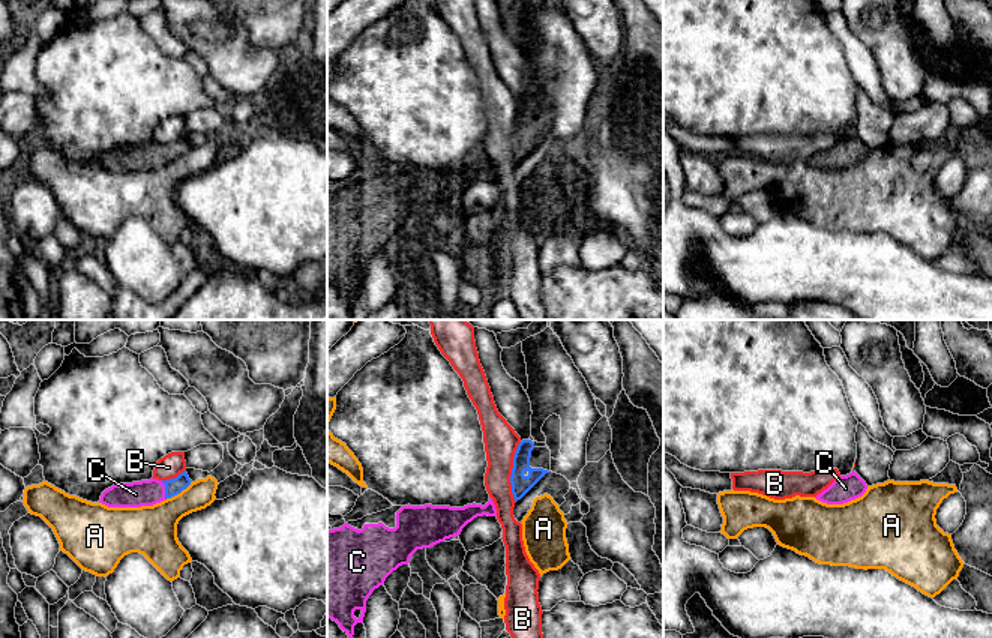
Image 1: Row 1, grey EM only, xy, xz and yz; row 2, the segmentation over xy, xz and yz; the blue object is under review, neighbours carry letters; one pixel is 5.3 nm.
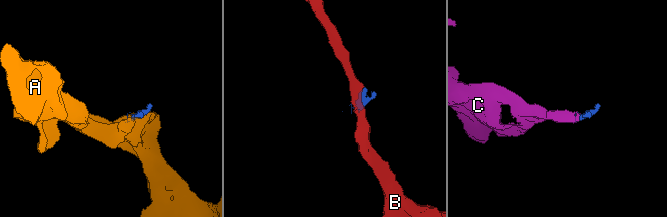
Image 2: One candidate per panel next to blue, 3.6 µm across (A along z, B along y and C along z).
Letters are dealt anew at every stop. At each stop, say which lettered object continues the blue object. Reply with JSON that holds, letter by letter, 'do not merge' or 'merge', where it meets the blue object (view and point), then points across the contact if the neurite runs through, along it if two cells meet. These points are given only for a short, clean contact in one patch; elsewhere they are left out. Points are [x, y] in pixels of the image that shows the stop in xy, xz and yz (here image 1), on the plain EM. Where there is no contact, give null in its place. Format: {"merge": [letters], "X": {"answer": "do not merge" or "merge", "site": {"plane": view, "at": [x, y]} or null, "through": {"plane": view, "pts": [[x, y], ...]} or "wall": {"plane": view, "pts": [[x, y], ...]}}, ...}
{"merge": ["C"], "A": {"answer": "do not merge", "site": {"plane": "xy", "at": [179, 156]}, "wall": {"plane": "xy", "pts": [[191, 144], [185, 152], [165, 164]]}}, "B": {"answer": "do not merge", "site": {"plane": "xz", "at": [512, 135]}, "wall": {"plane": "xz", "pts": [[521, 105], [514, 120], [511, 140], [511, 156], [515, 165]]}}, "C": {"answer": "merge", "site": {"plane": "xy", "at": [165, 153]}, "through": {"plane": "xy", "pts": [[173, 150], [165, 153], [146, 156]]}}}

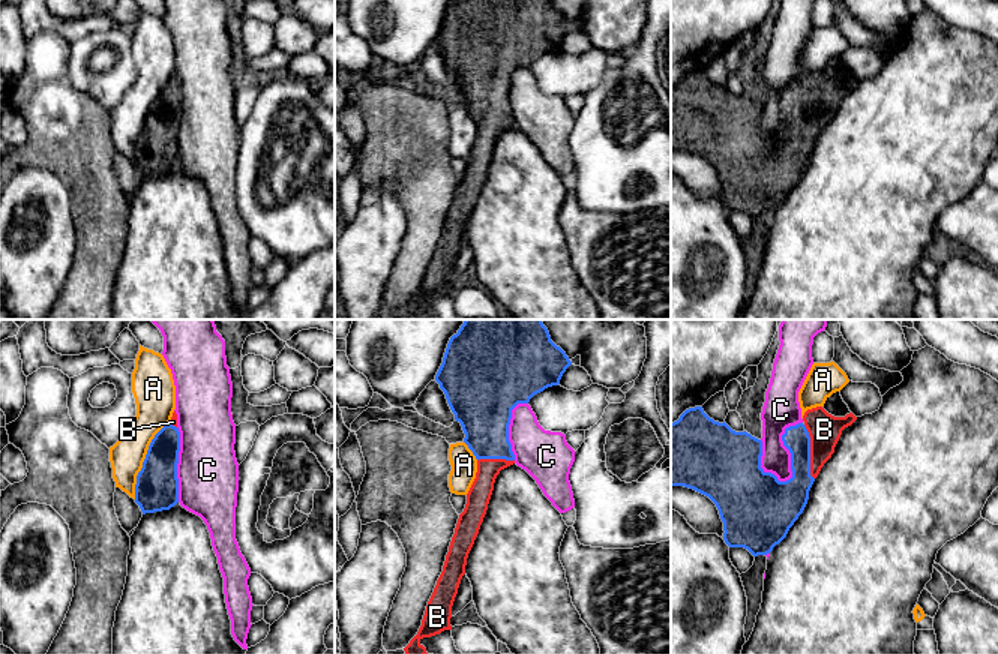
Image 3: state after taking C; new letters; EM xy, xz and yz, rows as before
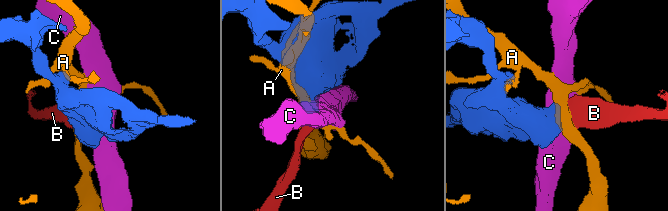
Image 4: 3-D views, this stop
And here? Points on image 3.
{"merge": ["B"], "A": {"answer": "do not merge", "site": {"plane": "xy", "at": [144, 125]}, "wall": {"plane": "xy", "pts": [[168, 86], [149, 110], [137, 140], [134, 162]]}}, "B": {"answer": "merge", "site": {"plane": "yz", "at": [809, 116]}, "through": {"plane": "yz", "pts": [[793, 159], [803, 141], [809, 116], [824, 93]]}}, "C": {"answer": "do not merge", "site": {"plane": "yz", "at": [788, 113]}}}

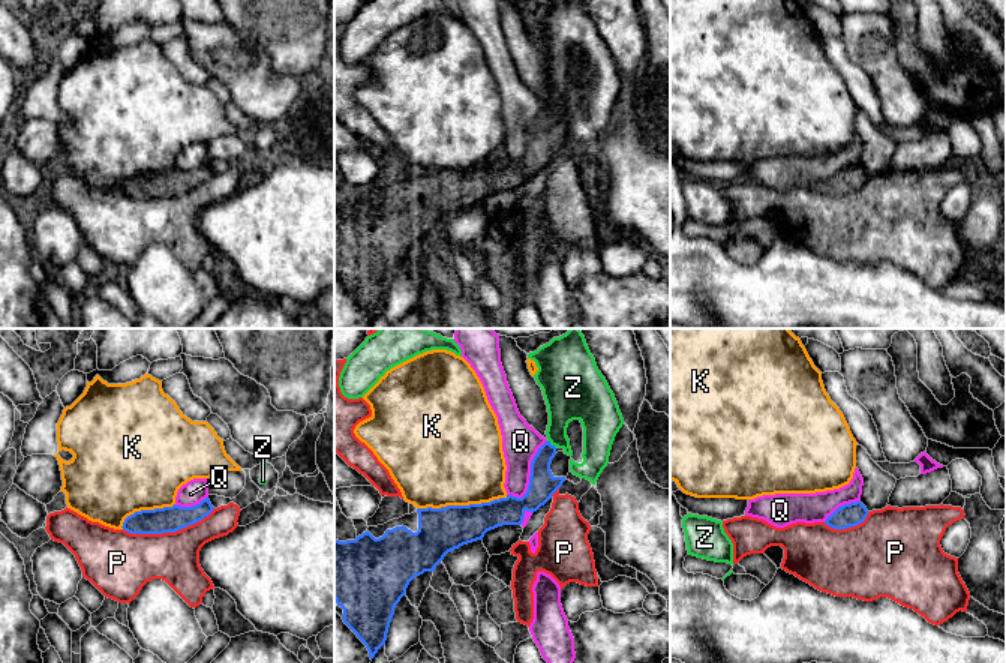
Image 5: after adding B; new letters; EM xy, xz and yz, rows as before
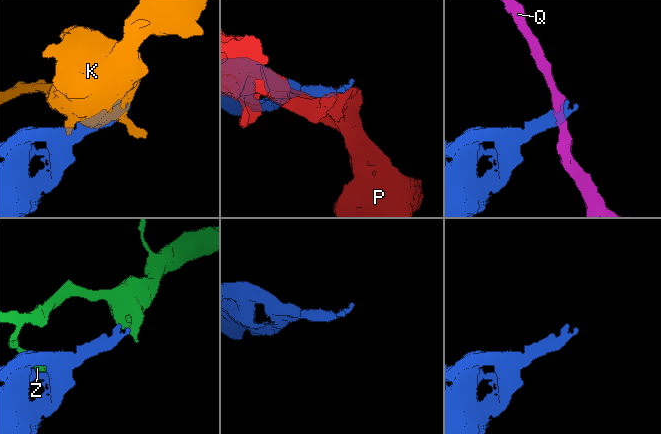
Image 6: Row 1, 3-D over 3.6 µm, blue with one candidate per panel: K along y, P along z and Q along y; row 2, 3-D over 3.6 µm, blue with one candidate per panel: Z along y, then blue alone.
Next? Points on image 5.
{"merge": [], "K": {"answer": "do not merge", "site": {"plane": "xz", "at": [462, 170]}}, "P": {"answer": "do not merge", "site": {"plane": "xy", "at": [168, 195]}}, "Q": {"answer": "do not merge", "site": {"plane": "xz", "at": [529, 140]}, "wall": {"plane": "xz", "pts": [[546, 104], [531, 126], [528, 153], [520, 161], [507, 159]]}}, "Z": {"answer": "do not merge", "site": {"plane": "xz", "at": [550, 108]}}}

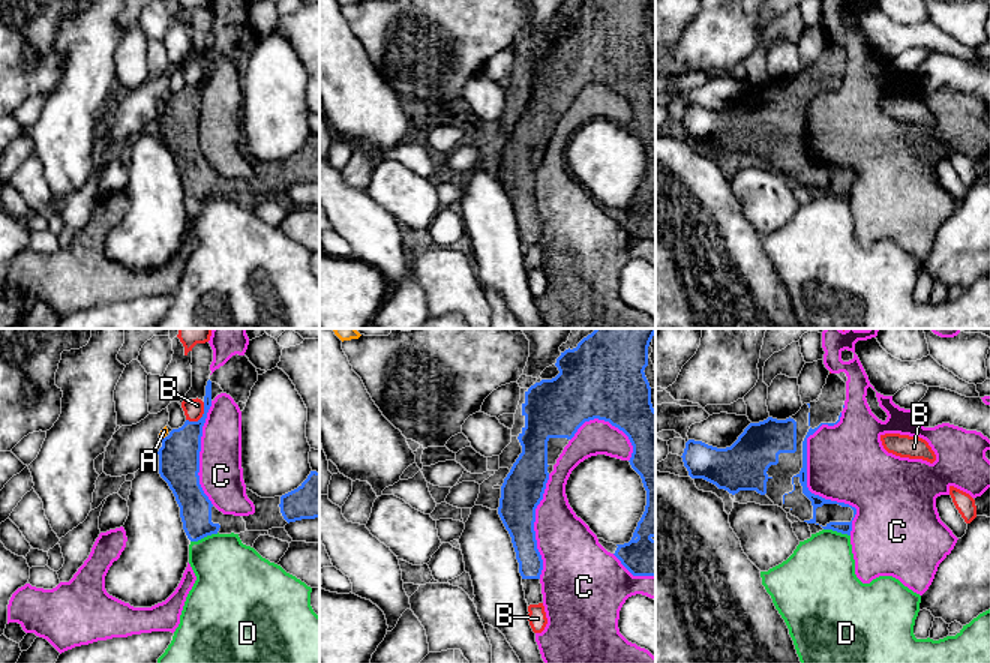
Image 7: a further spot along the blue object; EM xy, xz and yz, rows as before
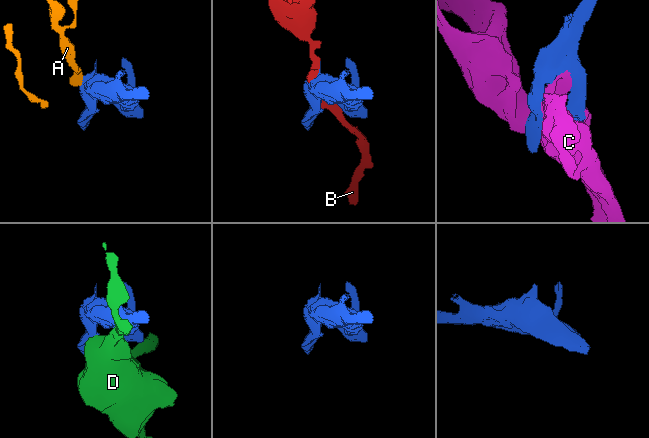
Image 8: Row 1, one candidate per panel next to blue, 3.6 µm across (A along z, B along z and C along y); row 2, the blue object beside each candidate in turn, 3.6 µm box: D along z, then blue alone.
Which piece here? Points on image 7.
{"merge": [], "A": {"answer": "do not merge", "site": {"plane": "xy", "at": [164, 102]}, "wall": {"plane": "xy", "pts": [[165, 99], [162, 104]]}}, "B": {"answer": "do not merge", "site": {"plane": "xy", "at": [201, 81]}}, "C": {"answer": "do not merge", "site": {"plane": "yz", "at": [806, 144]}}, "D": {"answer": "do not merge", "site": {"plane": "xy", "at": [204, 200]}}}

